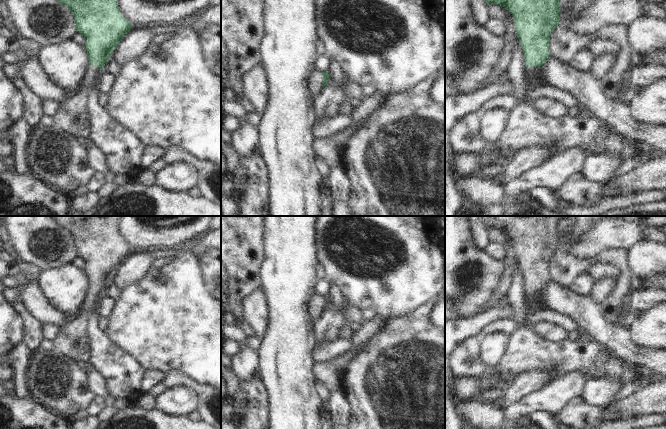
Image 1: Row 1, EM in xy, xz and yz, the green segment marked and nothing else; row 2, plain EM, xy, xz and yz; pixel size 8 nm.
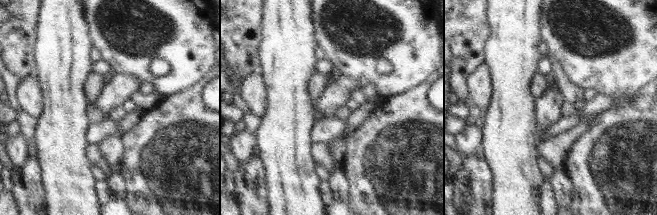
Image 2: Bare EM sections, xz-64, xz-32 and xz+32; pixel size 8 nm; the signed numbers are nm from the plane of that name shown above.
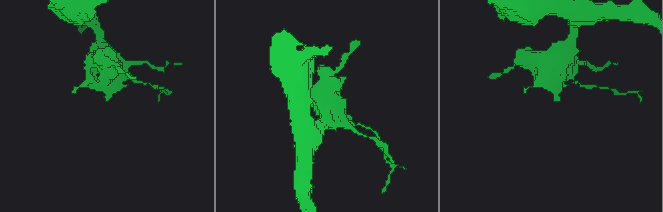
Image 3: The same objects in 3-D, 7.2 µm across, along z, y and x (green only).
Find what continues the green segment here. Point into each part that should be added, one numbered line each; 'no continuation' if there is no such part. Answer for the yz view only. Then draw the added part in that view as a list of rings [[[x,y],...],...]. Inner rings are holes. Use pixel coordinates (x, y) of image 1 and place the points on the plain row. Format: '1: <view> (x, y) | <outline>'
1: yz (531, 295) | [[[529,290],[526,291],[526,300],[527,300],[527,306],[530,307],[537,298],[541,298],[541,294],[539,291]]]

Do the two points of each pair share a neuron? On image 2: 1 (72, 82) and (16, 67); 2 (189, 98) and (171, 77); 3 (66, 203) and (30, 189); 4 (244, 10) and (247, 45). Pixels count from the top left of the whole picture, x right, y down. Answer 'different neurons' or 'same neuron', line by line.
1: different neurons
2: different neurons
3: different neurons
4: same neuron

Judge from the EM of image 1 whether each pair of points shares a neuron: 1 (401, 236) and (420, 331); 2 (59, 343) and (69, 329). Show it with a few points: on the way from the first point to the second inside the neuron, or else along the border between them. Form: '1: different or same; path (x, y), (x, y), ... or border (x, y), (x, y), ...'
1: different; border (434, 296), (413, 310), (393, 317)
2: same; path (62, 340), (69, 332)

